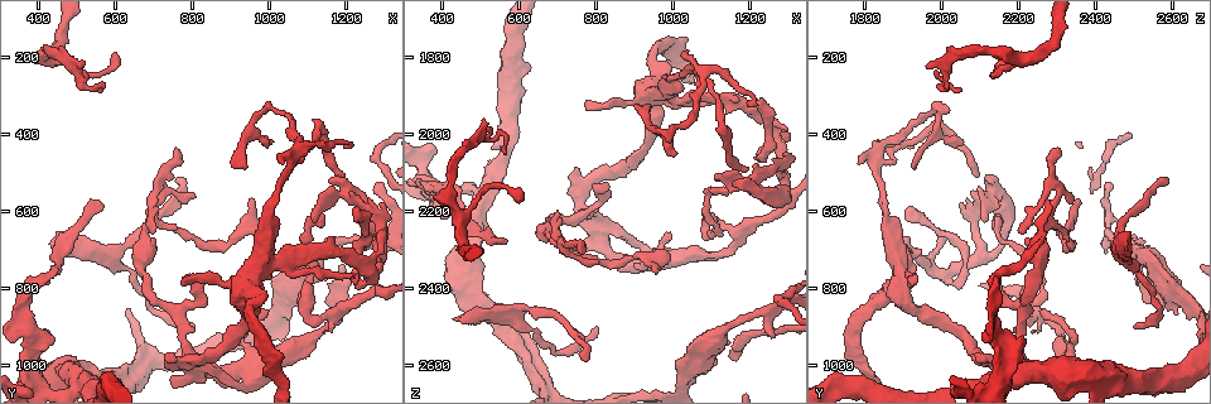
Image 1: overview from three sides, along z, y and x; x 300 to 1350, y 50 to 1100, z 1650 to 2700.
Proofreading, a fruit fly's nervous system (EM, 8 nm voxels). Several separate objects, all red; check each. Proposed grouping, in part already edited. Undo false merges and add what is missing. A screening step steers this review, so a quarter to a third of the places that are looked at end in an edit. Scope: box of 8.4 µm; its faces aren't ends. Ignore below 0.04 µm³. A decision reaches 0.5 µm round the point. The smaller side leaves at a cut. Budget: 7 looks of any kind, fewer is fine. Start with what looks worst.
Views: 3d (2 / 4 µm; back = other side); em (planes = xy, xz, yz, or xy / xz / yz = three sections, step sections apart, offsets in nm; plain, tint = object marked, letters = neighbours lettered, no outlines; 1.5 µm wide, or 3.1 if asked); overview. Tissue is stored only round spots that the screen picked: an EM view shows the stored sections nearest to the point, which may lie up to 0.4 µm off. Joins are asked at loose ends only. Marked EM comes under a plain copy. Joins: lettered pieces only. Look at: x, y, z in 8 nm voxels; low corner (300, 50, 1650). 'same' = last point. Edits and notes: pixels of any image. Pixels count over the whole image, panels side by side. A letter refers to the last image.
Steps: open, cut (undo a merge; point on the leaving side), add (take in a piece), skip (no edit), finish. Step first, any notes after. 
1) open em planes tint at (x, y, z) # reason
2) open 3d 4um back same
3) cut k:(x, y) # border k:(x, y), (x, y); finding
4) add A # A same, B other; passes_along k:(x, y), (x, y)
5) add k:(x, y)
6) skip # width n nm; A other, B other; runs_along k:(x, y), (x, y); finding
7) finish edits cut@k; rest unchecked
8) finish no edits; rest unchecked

open em yz step 4 tint at (560, 580, 2275)

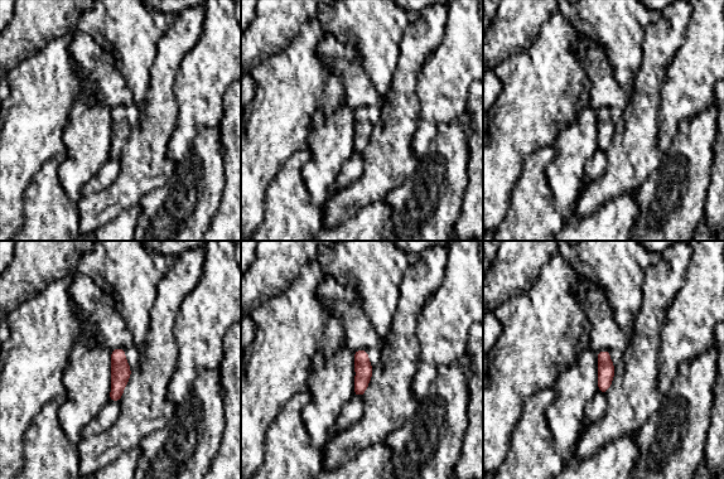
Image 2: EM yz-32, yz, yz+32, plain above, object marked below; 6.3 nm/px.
open em xz step 8 letters same # cut it another way

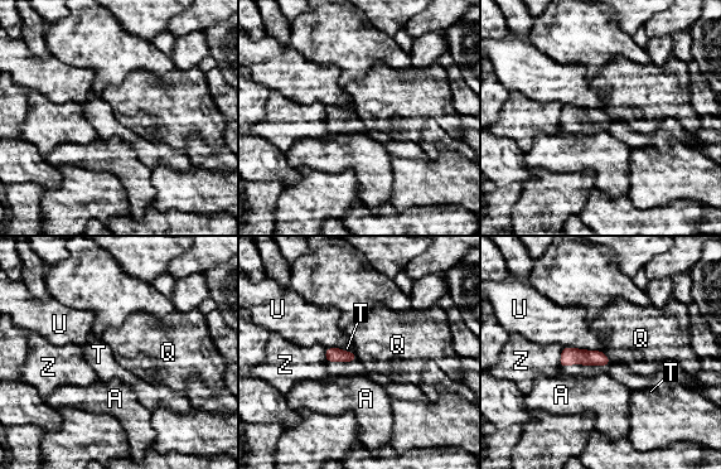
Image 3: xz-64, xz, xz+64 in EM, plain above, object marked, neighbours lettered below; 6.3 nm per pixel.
skip # longest_contact U 260 nm; A other, Q other, T other, U other, Z other; border 3:(603, 352), (611, 362); no lettered piece goes on from it

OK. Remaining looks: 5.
open em yz step 4 tint at (1110, 745, 2260)

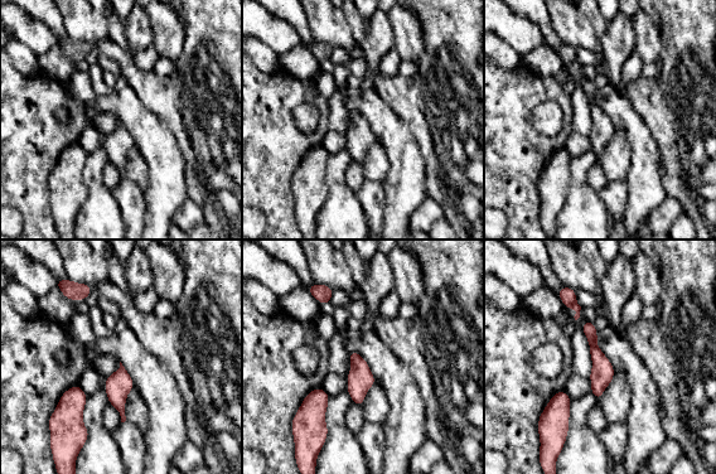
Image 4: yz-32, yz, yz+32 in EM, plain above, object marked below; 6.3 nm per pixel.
open em planes letters same

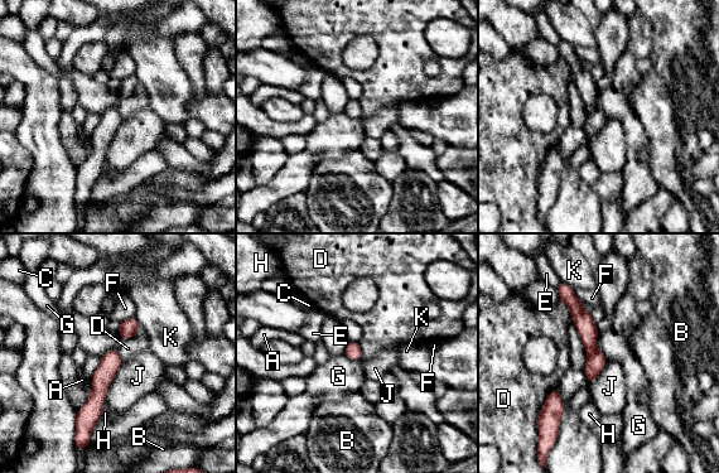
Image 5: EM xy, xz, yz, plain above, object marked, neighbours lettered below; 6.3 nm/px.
skip # width 110 nm; A other, B other, C other, D other, E other, F other, G other, H other, J other, K other; border 5:(598, 331), (597, 347), (607, 360); one neuron here

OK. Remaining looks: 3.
open em planes letters at (1200, 500, 2085) # end of a long branch

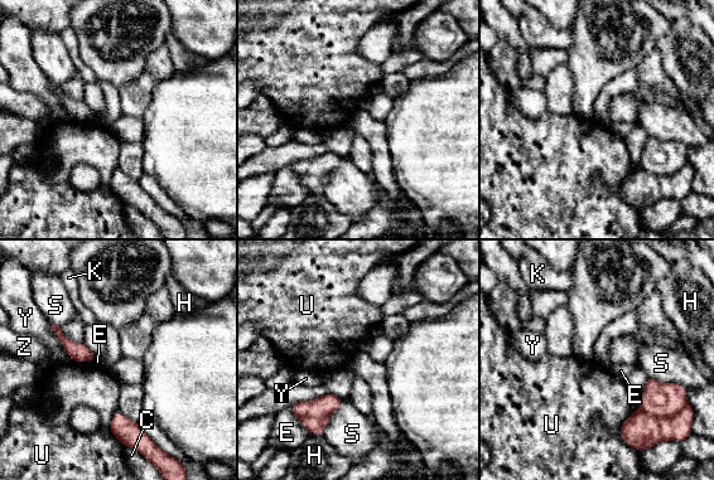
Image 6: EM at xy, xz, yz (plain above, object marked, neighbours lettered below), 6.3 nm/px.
skip # width 120 nm; C other, E other, H other, K other, S other, U other, Y other, Z other; border 6:(117, 410), (110, 423), (114, 436); none of them fits

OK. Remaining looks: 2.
finish no edits; rest unchecked

